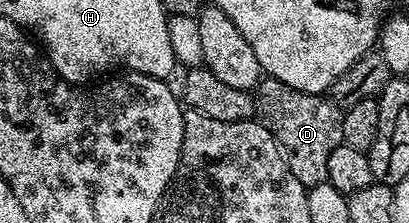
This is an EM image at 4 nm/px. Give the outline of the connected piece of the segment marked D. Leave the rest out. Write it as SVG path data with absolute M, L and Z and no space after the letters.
M266 76L256 86L254 112L257 121L268 128L292 176L296 176L302 186L319 186L326 181L328 156L332 156L332 152L343 145L344 136L344 111L333 98L326 94L300 92L296 88L288 88L288 84L280 80Z

